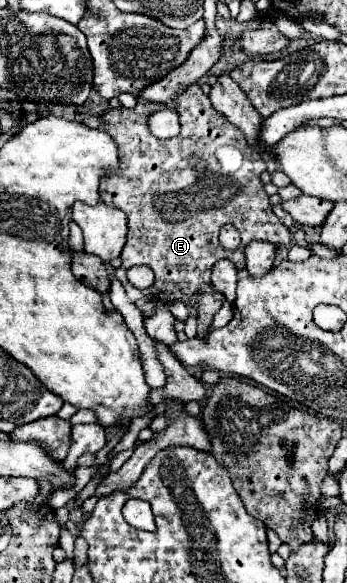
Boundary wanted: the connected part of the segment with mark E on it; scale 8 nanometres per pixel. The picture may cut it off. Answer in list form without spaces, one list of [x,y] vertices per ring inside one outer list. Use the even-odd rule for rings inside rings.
[[[189,85],[177,99],[171,99],[169,103],[159,103],[139,97],[133,109],[123,109],[123,107],[107,109],[105,113],[99,113],[99,119],[103,121],[99,129],[109,133],[119,147],[119,169],[101,179],[99,195],[103,203],[123,209],[129,217],[129,233],[127,233],[127,243],[121,251],[121,261],[123,261],[121,265],[123,269],[131,265],[151,267],[155,273],[155,285],[145,291],[139,291],[133,285],[129,285],[125,271],[117,269],[115,277],[123,283],[133,303],[141,297],[153,297],[163,303],[183,301],[185,305],[189,305],[189,299],[197,297],[197,335],[199,339],[205,339],[211,329],[211,321],[215,313],[223,305],[223,293],[219,293],[211,283],[211,267],[219,259],[229,259],[237,267],[237,271],[245,269],[243,249],[253,239],[269,241],[281,247],[291,245],[291,233],[271,211],[269,195],[265,193],[263,183],[259,179],[259,175],[267,169],[267,165],[261,159],[259,149],[249,145],[245,135],[233,123],[229,123],[219,111],[211,107],[209,97],[201,91],[199,85]],[[159,109],[175,109],[179,113],[181,133],[177,137],[163,141],[151,135],[147,117]],[[227,223],[231,223],[241,233],[241,245],[235,251],[225,249],[217,239],[219,229]]]

